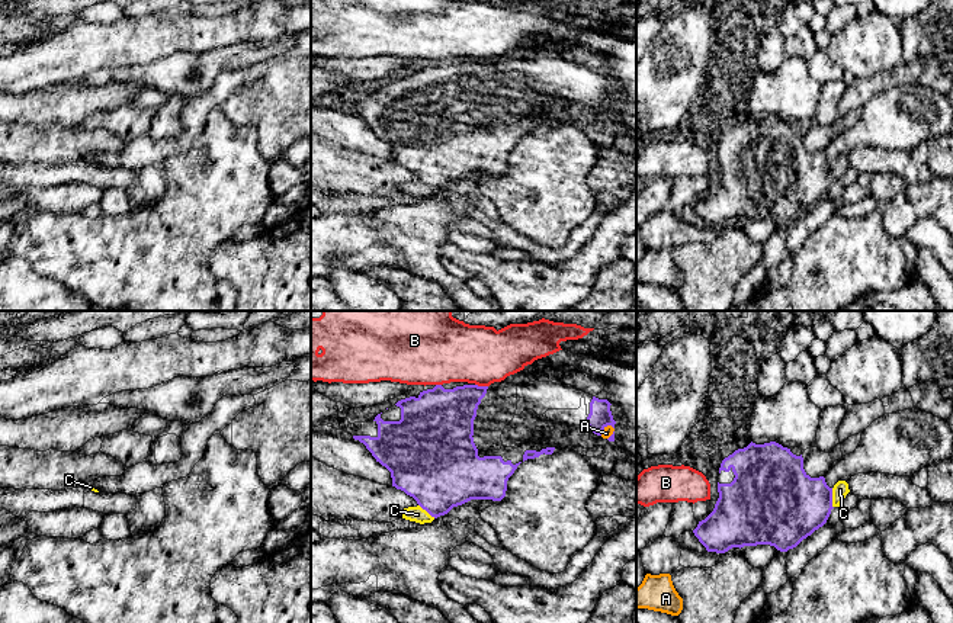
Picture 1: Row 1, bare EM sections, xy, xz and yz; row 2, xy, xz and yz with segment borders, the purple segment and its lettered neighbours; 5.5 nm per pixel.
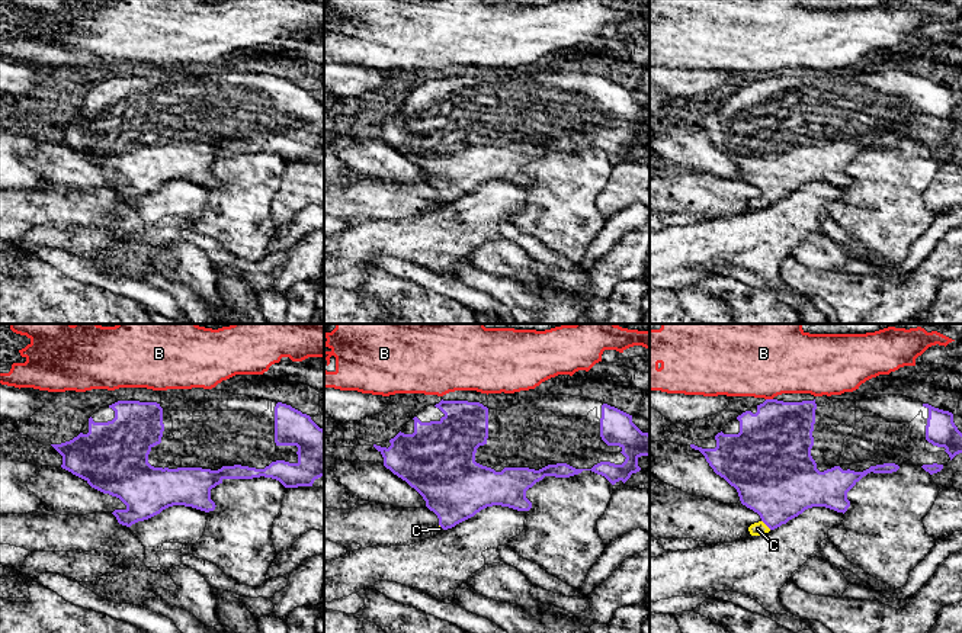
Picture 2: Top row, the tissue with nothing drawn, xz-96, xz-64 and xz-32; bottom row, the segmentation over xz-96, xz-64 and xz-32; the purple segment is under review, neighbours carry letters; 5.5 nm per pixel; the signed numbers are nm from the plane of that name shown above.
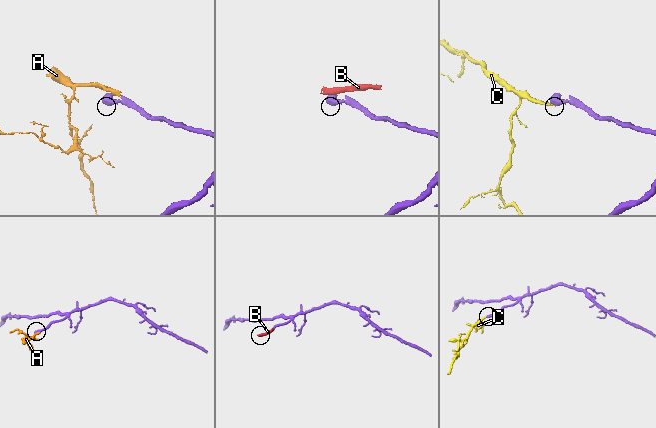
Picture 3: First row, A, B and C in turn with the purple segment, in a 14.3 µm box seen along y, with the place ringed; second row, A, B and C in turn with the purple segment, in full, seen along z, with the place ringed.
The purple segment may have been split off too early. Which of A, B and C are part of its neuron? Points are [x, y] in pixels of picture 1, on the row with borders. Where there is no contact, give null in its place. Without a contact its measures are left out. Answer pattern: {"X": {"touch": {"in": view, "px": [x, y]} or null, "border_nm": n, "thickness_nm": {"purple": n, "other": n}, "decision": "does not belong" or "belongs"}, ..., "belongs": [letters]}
{"A": {"touch": {"in": "xz", "px": [613, 432]}, "border_nm": 90, "thickness_nm": {"purple": 130, "other": 60}, "decision": "does not belong"}, "B": {"touch": {"in": "xz", "px": [481, 387]}, "border_nm": 70, "thickness_nm": {"purple": 300, "other": 340}, "decision": "does not belong"}, "C": {"touch": {"in": "yz", "px": [831, 498]}, "border_nm": 110, "thickness_nm": {"purple": 400, "other": 90}, "decision": "belongs"}, "belongs": ["C"]}

